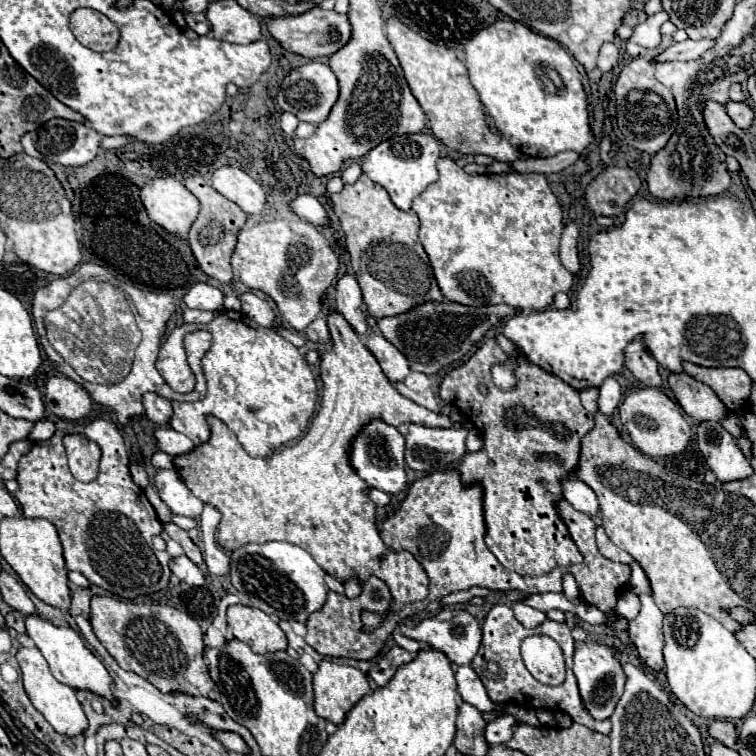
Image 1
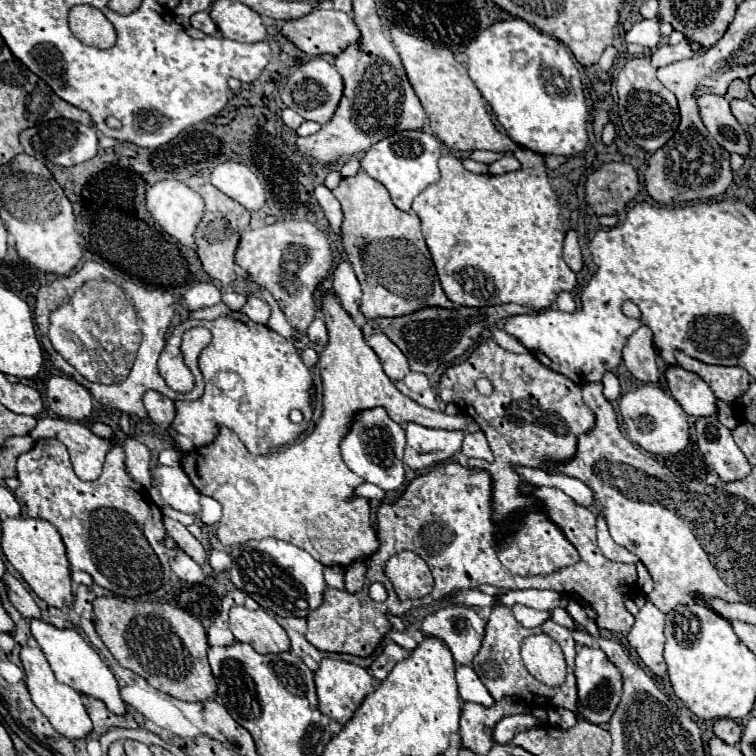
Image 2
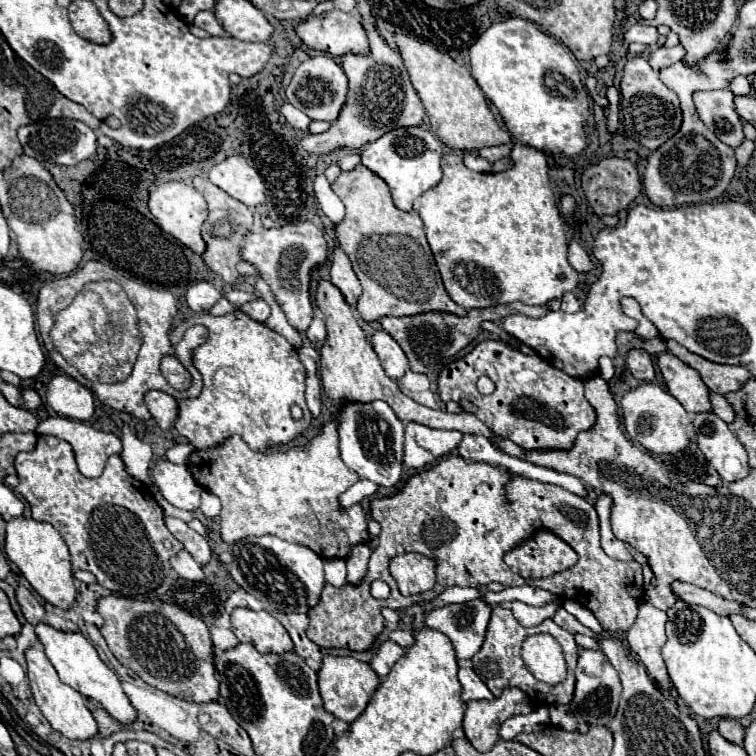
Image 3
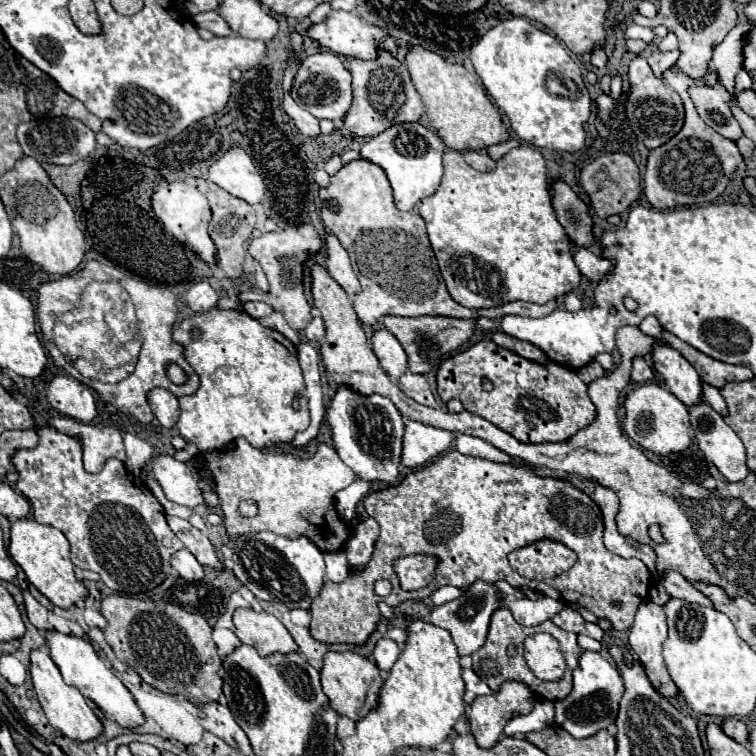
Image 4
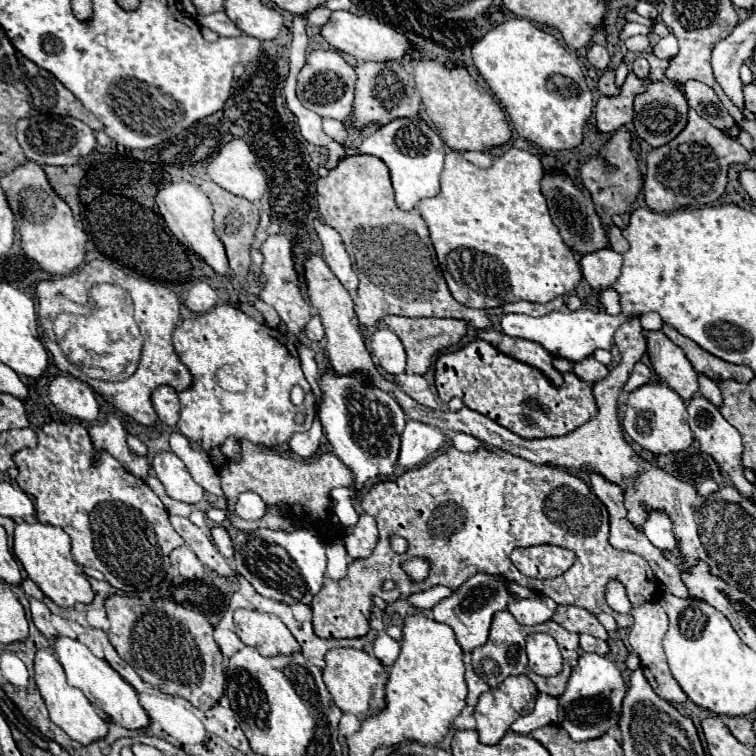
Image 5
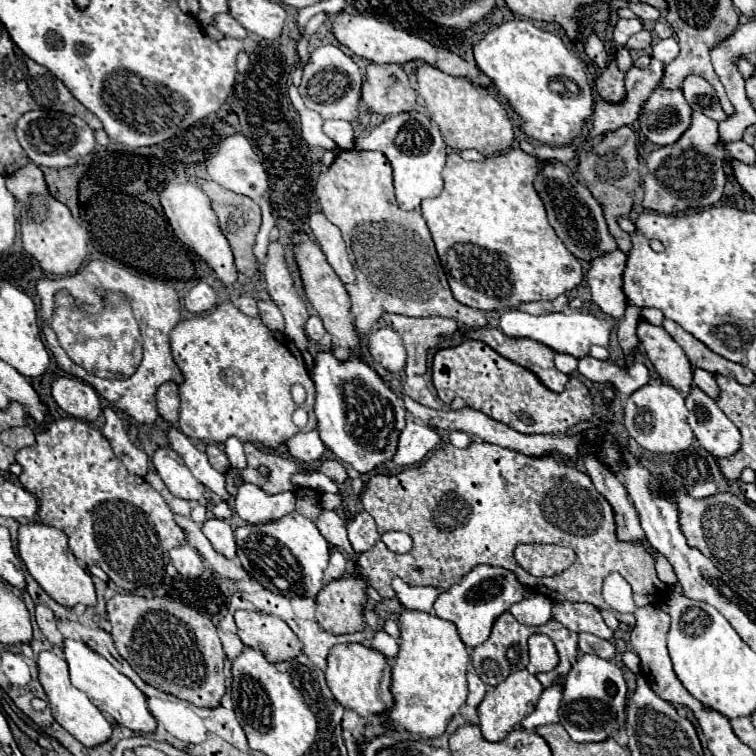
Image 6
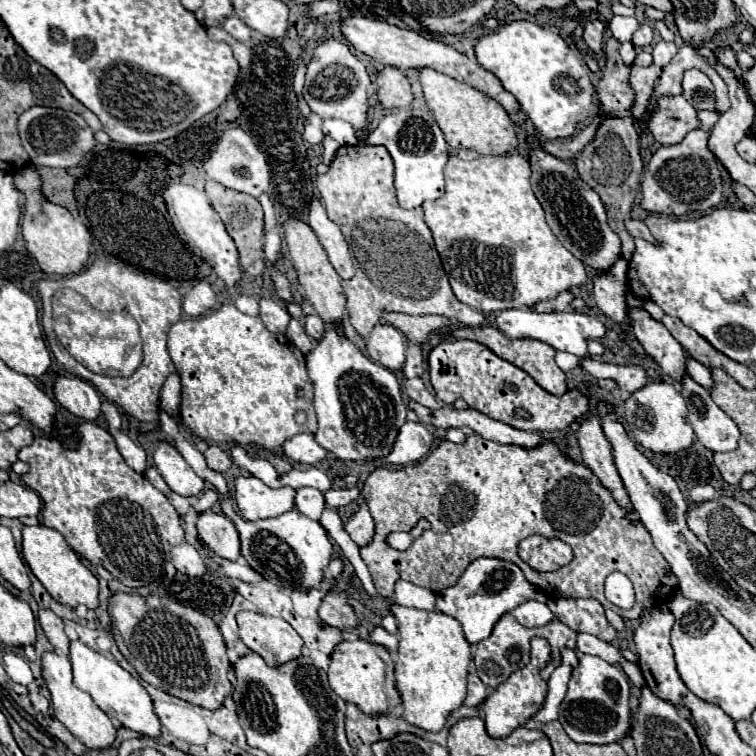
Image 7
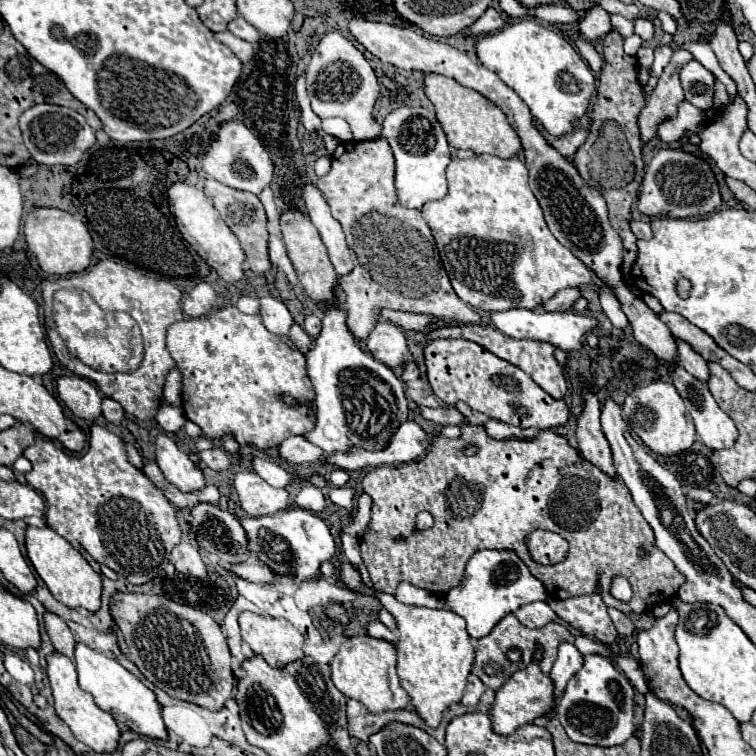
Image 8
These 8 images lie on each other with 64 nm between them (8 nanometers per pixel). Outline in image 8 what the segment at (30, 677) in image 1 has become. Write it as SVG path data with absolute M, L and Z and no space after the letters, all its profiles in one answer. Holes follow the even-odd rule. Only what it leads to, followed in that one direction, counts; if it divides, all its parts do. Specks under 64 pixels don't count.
M50 654L48 656L48 678L50 678L50 686L52 686L52 694L54 694L54 708L56 714L70 726L72 734L84 742L86 746L90 746L96 752L114 752L118 750L118 742L120 742L120 728L114 722L112 714L100 710L92 696L88 692L84 692L78 684L78 676L76 676L76 664L66 658L64 654Z

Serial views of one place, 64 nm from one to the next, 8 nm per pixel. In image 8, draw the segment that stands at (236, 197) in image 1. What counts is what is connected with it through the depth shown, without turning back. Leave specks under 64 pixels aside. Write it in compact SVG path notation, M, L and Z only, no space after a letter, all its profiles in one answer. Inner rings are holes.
M230 120L220 128L218 138L212 142L208 154L204 156L204 170L214 180L252 194L260 194L262 188L268 186L274 176L274 166L266 146L244 126L242 120Z

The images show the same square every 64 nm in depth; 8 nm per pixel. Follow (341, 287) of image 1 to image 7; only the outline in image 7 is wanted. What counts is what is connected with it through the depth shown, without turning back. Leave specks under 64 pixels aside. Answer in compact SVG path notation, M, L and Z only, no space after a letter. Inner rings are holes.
M312 198L310 214L308 214L308 224L314 228L320 244L324 246L324 250L326 250L332 266L340 274L340 278L344 278L344 280L352 278L356 268L352 264L350 248L348 248L348 244L346 244L338 224L328 220L328 214L324 212L324 204L322 204L320 198Z

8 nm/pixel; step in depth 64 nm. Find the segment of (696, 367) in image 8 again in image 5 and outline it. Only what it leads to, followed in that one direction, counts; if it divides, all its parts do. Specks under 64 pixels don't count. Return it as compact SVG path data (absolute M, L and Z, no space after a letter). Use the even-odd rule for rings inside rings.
M698 374L698 384L700 384L700 394L706 396L714 406L722 404L722 396L720 396L720 388L714 380L708 380L708 376L700 376Z

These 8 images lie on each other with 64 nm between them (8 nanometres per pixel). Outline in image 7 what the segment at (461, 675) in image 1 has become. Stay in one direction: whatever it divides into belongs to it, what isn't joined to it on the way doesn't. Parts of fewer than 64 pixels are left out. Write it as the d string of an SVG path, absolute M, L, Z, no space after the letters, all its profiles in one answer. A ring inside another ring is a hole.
M470 674L468 676L468 694L466 694L464 706L478 706L486 696L488 696L488 690L482 684L482 680L476 674Z

